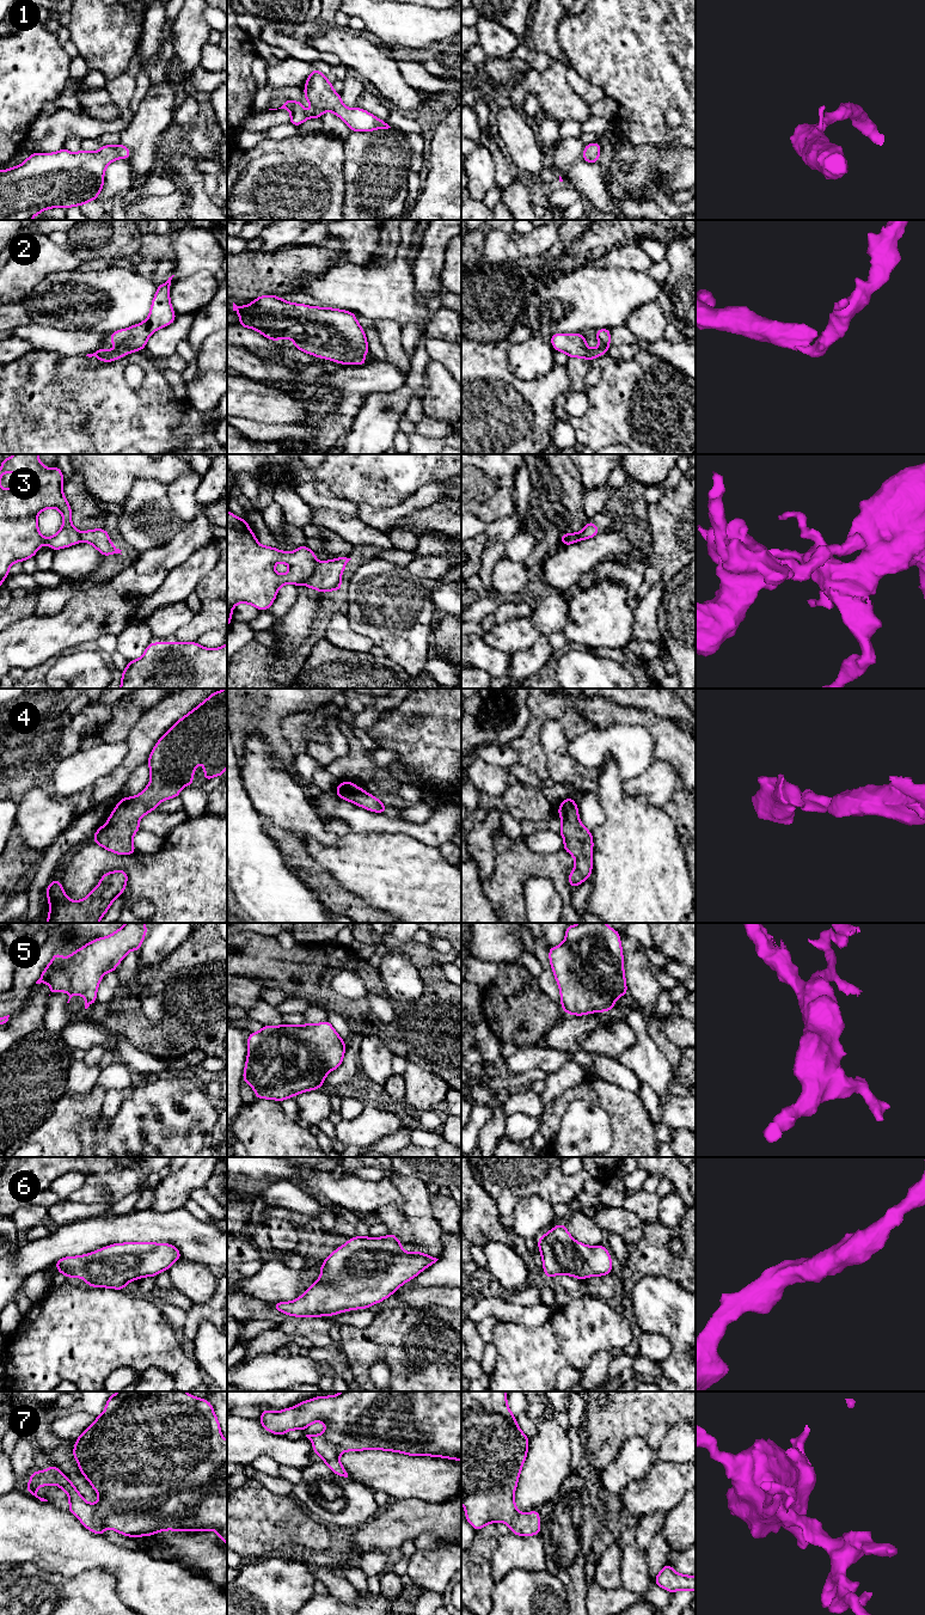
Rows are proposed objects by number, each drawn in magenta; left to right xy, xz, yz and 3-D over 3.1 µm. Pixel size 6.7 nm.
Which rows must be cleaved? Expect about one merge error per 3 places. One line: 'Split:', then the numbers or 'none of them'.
Split: 3

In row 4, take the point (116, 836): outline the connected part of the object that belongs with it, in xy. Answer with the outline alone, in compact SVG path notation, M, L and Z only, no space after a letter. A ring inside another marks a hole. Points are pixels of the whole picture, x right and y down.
M227 689L212 693L159 739L147 761L149 784L139 795L121 799L92 842L118 855L137 852L133 837L140 830L139 820L161 801L179 796L183 787L194 785L197 763L204 765L204 782L225 775Z

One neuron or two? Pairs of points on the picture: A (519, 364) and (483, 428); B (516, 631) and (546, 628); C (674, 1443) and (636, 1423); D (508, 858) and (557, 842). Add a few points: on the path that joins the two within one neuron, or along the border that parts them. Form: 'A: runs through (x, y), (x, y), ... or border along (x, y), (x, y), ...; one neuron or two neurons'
A: border along (506, 346), (507, 367), (516, 377), (540, 378); two neurons
B: border along (530, 616), (532, 625), (541, 635); two neurons
C: border along (682, 1421), (675, 1423), (668, 1430), (655, 1450); two neurons
D: border along (524, 837), (532, 850), (561, 850); two neurons

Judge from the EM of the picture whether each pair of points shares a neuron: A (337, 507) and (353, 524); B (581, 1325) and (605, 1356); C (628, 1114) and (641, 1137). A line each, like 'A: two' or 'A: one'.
A: two
B: two
C: one

